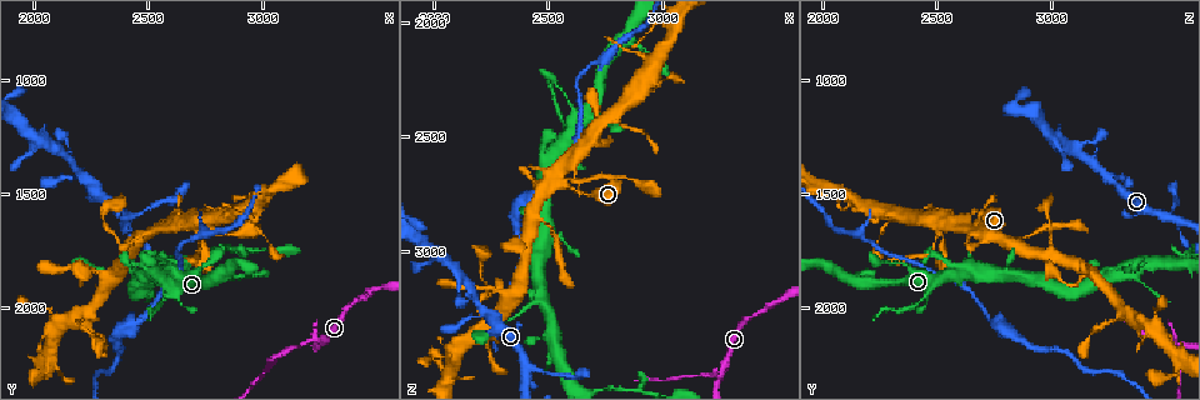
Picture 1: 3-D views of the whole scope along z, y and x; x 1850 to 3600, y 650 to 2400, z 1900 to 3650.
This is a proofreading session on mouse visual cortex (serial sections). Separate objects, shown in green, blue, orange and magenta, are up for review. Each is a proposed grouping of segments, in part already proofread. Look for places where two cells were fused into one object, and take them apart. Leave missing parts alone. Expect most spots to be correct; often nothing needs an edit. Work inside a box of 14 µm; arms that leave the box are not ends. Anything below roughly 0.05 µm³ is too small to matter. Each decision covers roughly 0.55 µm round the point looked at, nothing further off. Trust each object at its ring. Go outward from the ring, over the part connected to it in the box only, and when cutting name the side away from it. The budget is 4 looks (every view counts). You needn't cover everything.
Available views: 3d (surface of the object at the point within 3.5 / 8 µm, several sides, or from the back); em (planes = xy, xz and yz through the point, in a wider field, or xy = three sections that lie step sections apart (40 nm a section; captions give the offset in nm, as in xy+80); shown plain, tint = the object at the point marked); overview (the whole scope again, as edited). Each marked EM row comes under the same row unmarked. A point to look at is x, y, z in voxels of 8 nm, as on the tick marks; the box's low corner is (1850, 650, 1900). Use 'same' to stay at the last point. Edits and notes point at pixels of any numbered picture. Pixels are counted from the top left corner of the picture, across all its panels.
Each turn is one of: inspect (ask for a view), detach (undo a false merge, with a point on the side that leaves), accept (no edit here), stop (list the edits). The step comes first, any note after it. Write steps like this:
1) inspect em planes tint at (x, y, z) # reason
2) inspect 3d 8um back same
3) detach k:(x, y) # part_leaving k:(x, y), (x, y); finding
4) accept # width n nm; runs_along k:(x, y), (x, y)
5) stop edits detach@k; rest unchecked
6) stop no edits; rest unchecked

inspect 3d 3.5um back at (2540, 1650, 2700) # thin neck

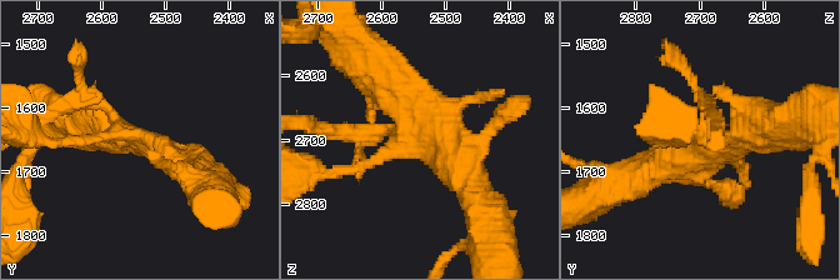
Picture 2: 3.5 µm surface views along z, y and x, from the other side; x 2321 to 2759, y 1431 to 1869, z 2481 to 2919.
inspect em xy step 3 tint at (2560, 1645, 2700) # need the tissue

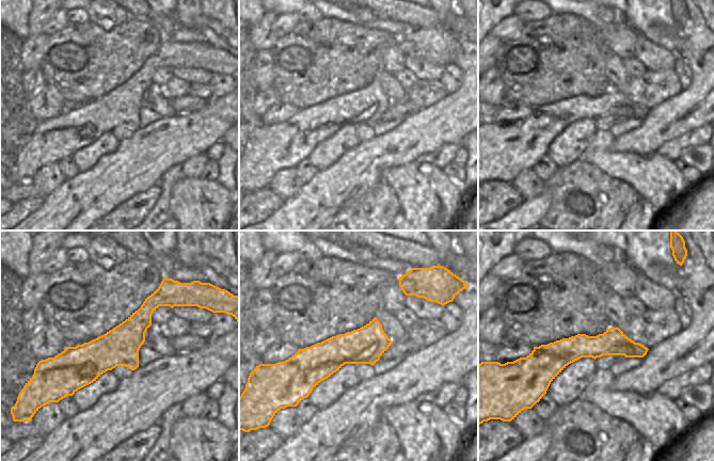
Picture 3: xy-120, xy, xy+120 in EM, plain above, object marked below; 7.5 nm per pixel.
accept # runs_along 3:(169, 303), (156, 302), (89, 361), (51, 361); all the same cell

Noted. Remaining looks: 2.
inspect 3d 8um at (3250, 2140, 3520) # a fork

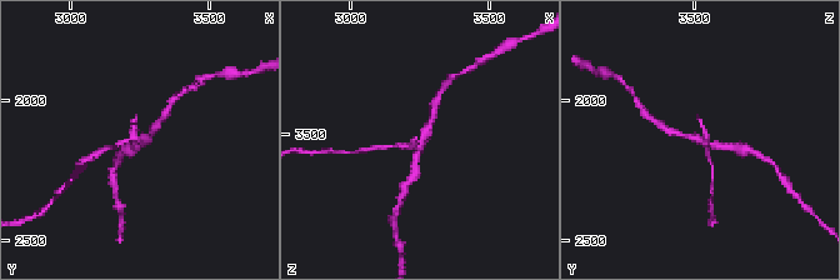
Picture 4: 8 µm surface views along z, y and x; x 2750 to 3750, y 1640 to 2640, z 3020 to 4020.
inspect em xy step 3 tint at (3260, 2130, 3520)

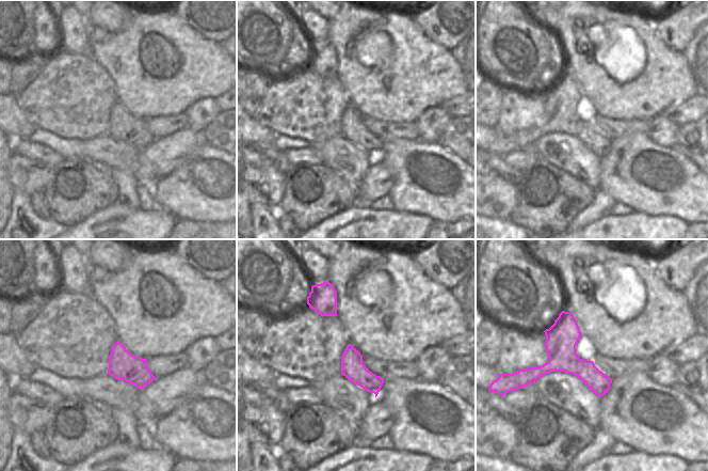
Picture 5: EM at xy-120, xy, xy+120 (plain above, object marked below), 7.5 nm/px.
detach 4:(115, 146) # part_leaving 4:(136, 138), (94, 153), (88, 160); a second cell is stuck on

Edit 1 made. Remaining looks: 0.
stop edits detach@4; rest unchecked

